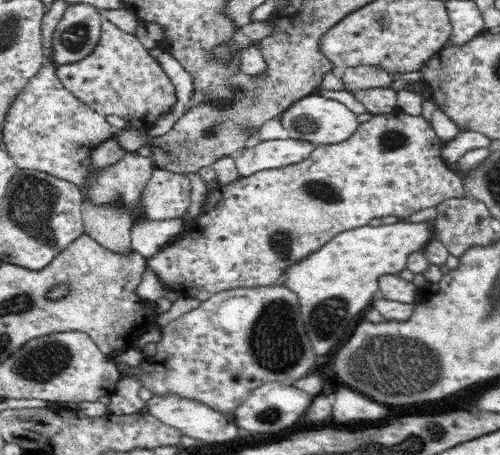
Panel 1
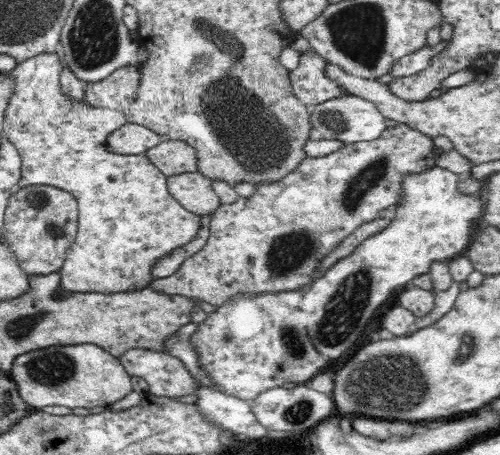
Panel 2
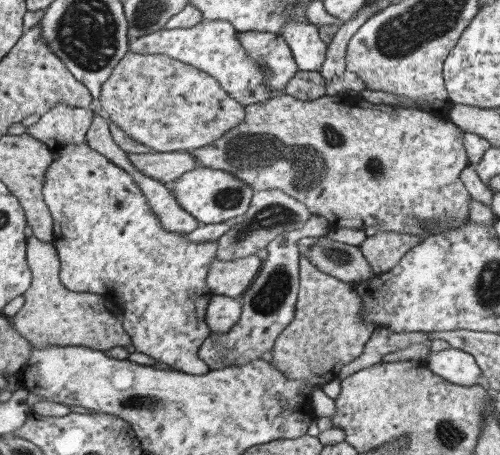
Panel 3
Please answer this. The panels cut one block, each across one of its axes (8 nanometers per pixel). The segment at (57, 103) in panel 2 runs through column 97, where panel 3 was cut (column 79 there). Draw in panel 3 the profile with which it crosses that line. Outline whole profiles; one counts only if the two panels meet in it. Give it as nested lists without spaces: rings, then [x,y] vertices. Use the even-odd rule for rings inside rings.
[[[57,103],[35,123],[25,127],[25,134],[53,152],[53,161],[43,178],[42,197],[52,218],[51,243],[58,256],[59,280],[71,292],[98,294],[117,304],[123,310],[121,324],[135,352],[163,362],[181,373],[205,374],[208,368],[197,358],[197,349],[212,334],[205,324],[205,307],[212,296],[205,284],[205,275],[209,271],[209,263],[216,258],[216,241],[191,242],[185,234],[161,228],[157,216],[151,212],[151,206],[131,176],[85,143],[84,136],[92,120],[93,111],[89,107],[73,108]]]

